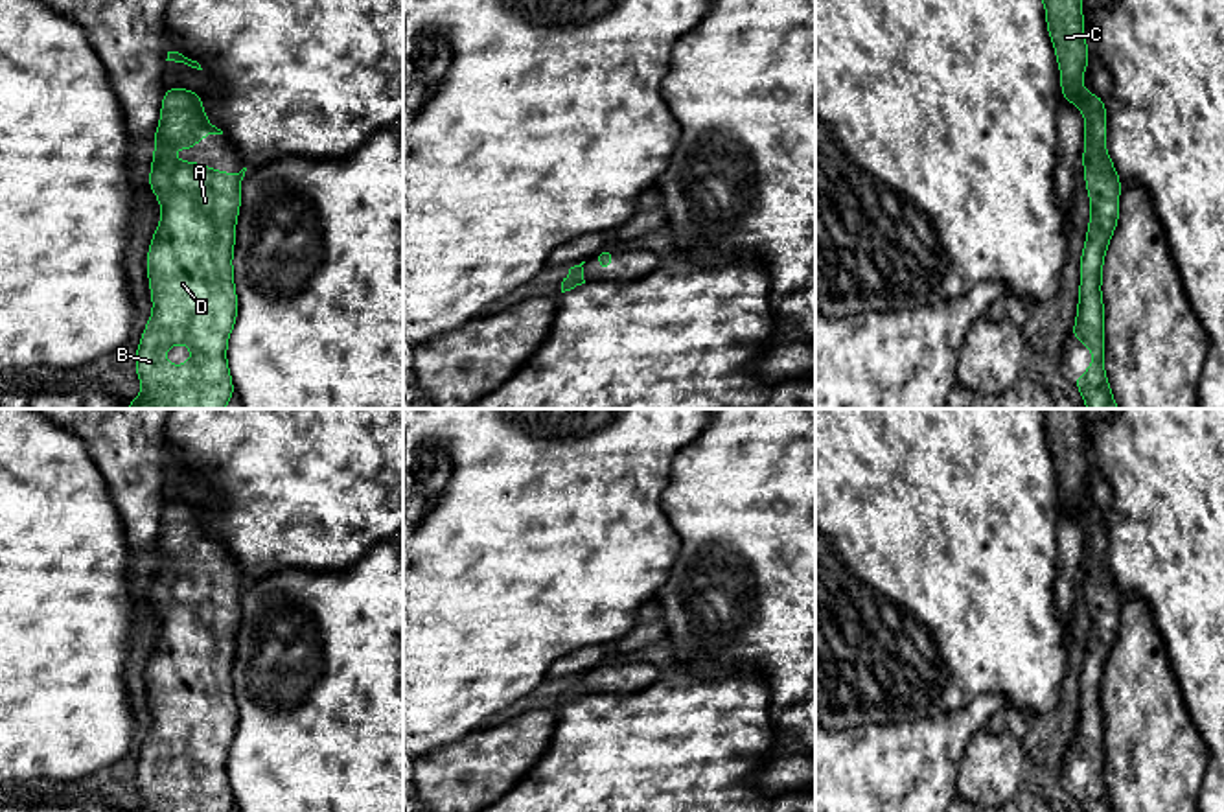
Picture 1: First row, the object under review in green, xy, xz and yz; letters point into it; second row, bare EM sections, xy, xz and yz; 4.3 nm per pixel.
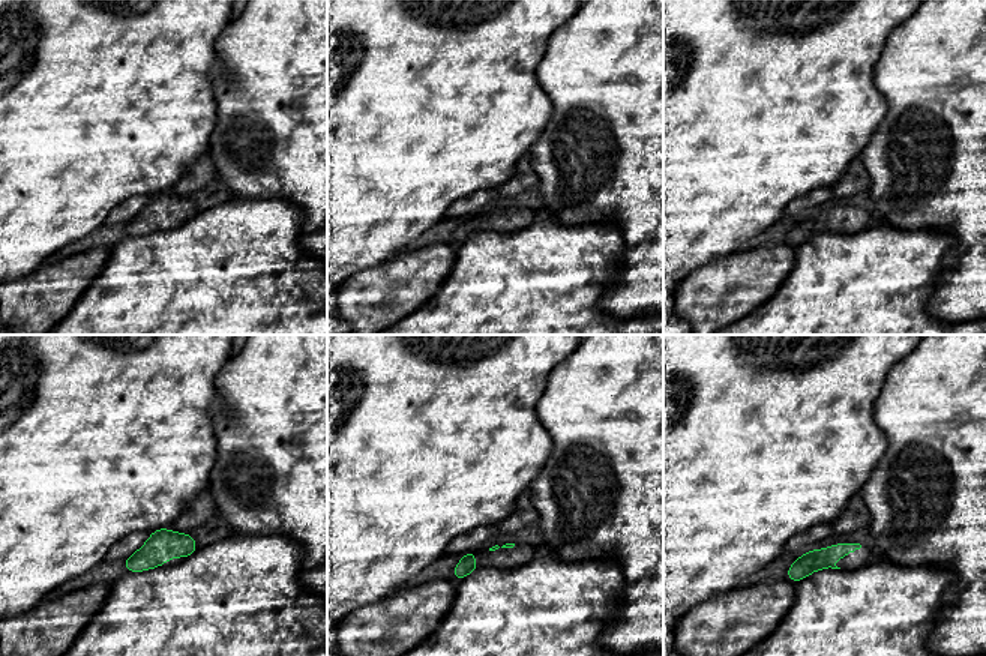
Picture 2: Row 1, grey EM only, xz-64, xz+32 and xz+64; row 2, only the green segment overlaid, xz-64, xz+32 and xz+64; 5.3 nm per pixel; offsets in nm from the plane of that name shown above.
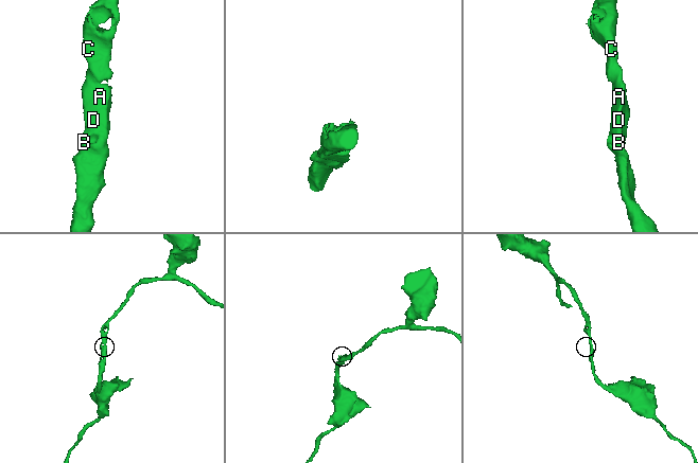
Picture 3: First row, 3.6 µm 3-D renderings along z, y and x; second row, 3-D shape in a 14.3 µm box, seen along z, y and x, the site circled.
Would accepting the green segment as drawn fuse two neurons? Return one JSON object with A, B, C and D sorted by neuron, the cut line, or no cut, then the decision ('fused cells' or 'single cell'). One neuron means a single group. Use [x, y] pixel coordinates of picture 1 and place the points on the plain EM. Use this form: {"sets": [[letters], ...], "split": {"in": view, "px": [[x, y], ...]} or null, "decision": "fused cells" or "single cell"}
{"sets": [["A", "B", "C", "D"]], "split": null, "decision": "single cell"}

